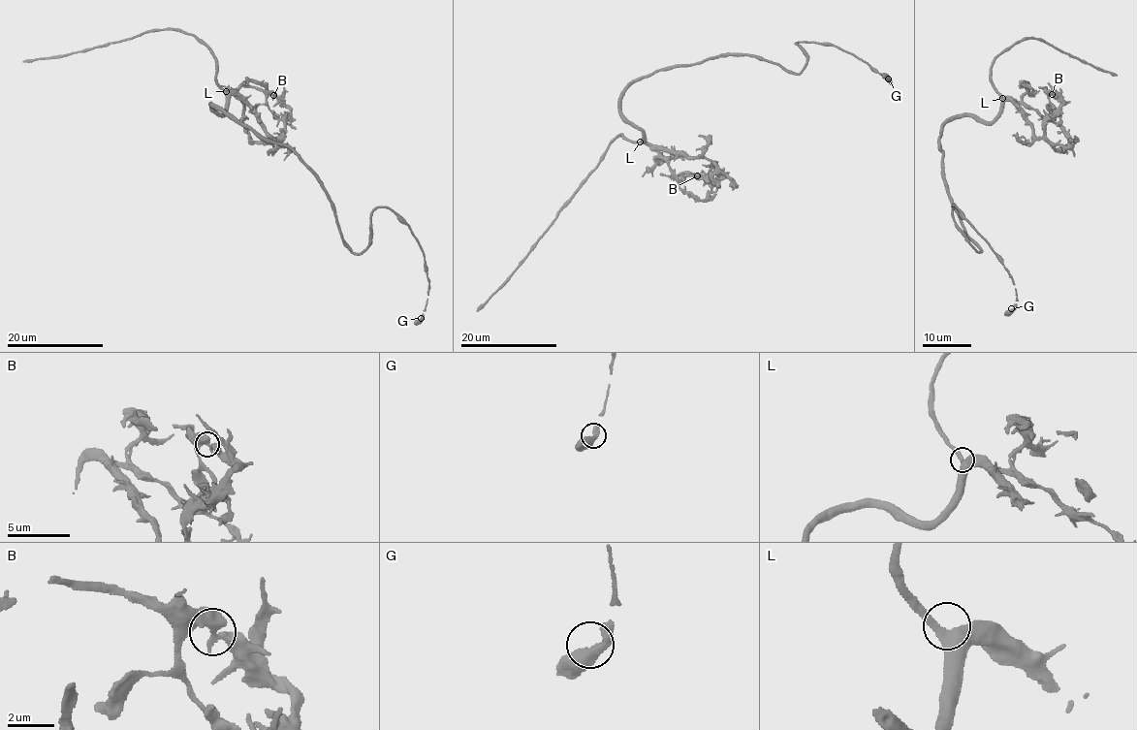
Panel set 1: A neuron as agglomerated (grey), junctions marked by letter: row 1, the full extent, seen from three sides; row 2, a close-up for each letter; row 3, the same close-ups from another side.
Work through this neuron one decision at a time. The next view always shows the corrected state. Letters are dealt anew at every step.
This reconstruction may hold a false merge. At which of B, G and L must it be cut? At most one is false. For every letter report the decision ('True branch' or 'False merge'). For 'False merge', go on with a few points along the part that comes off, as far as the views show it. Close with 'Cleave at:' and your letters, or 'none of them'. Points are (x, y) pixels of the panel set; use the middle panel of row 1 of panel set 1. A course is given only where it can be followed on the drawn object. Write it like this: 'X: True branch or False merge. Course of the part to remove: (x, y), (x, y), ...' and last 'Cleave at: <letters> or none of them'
B: False merge. Course of the part to remove: (697, 175), (691, 174), (698, 178), (717, 179), (729, 173)
G: True branch
L: True branch
Cleave at: B

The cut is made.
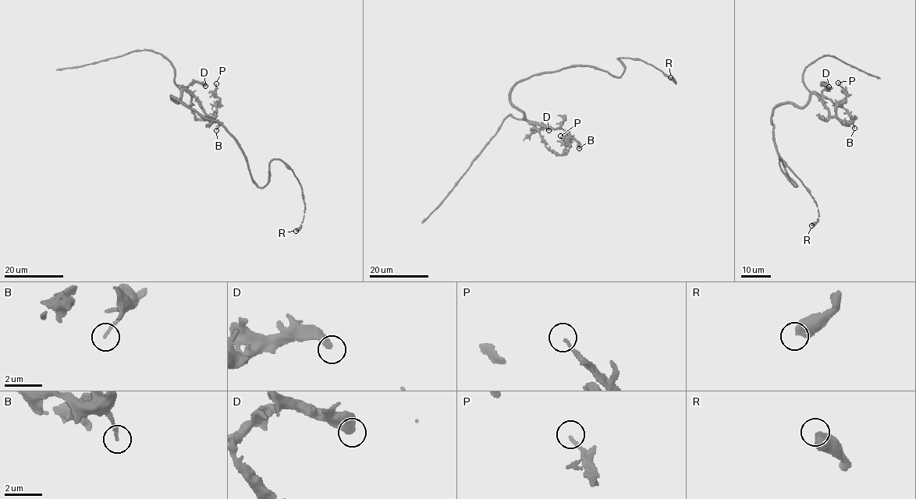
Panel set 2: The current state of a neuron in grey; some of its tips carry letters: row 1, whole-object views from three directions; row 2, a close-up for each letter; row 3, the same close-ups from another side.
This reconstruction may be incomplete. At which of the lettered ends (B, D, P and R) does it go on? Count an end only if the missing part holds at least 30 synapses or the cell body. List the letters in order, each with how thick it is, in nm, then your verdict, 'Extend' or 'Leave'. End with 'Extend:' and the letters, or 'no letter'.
B: Thickness 130 nm. Leave
D: Thickness 340 nm. Leave
P: Thickness 130 nm. Leave
R: Thickness 550 nm. Leave
Extend: no letter

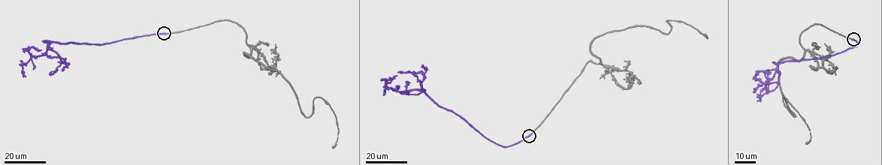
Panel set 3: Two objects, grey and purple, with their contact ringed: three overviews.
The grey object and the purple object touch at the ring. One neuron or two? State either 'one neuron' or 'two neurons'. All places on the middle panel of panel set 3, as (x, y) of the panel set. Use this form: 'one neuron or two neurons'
two neurons

